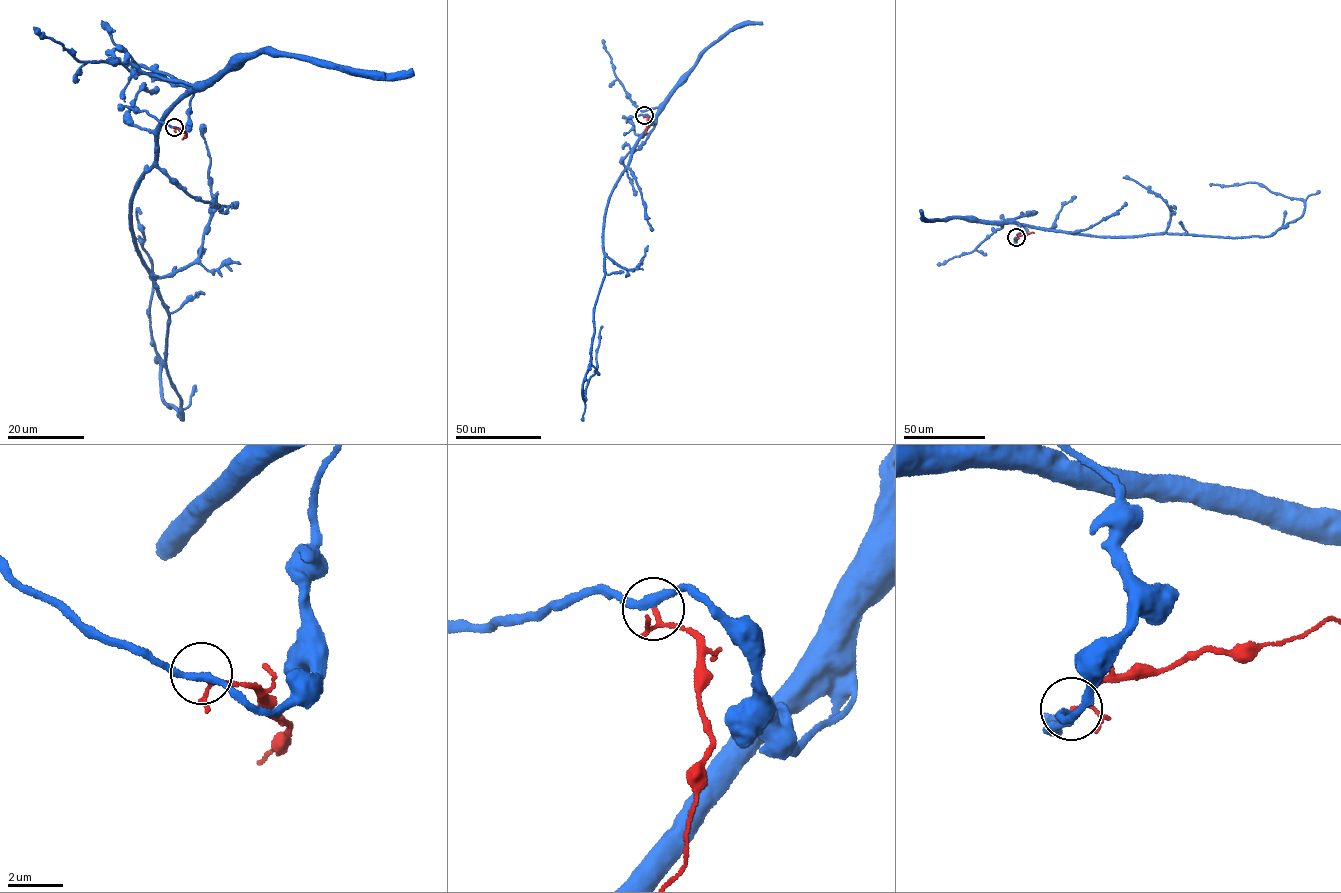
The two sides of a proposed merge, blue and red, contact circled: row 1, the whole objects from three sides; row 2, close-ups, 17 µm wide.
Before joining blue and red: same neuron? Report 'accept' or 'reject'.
reject

